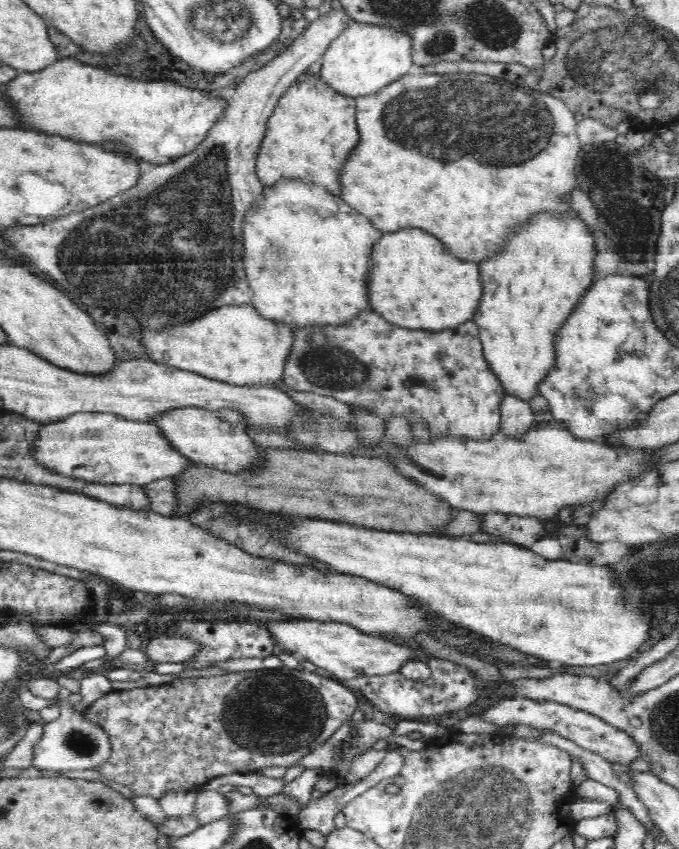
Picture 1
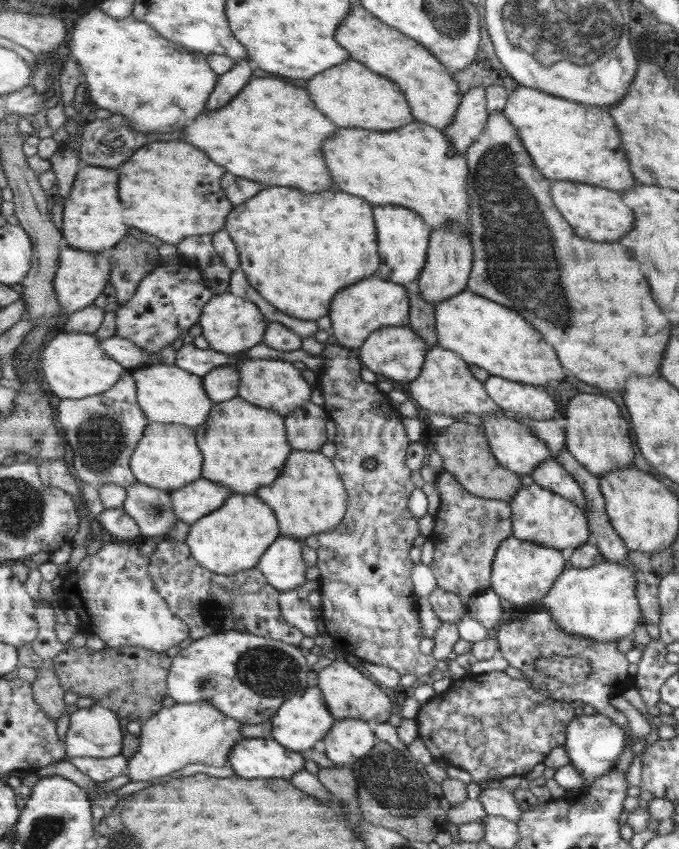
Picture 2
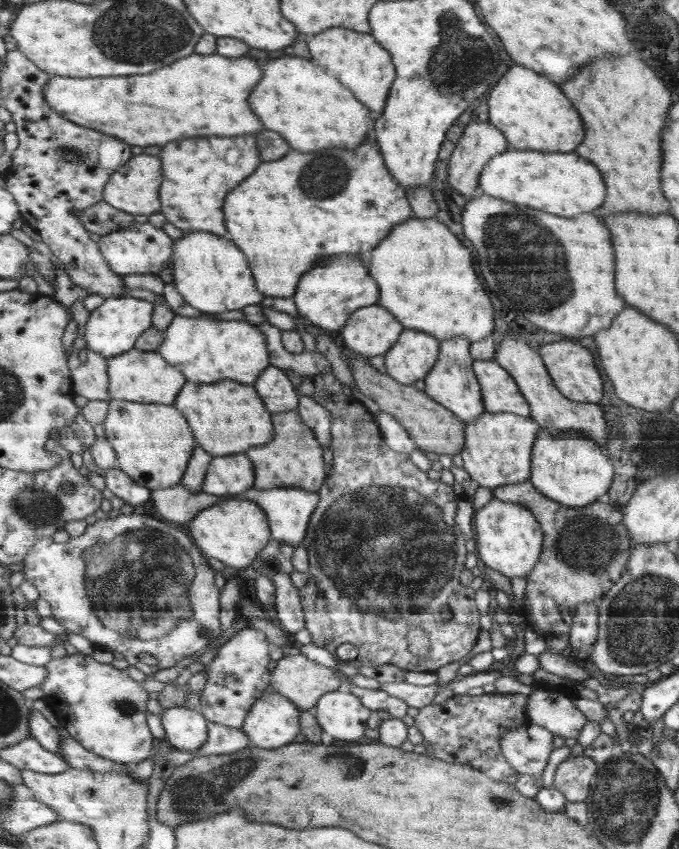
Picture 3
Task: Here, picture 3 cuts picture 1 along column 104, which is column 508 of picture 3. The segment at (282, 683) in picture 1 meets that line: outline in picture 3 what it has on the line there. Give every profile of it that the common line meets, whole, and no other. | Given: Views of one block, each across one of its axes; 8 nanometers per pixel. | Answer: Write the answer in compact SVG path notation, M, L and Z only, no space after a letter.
M496 692L475 696L468 693L454 695L443 703L430 703L419 709L413 725L424 736L422 744L426 748L426 755L448 763L471 765L494 781L506 782L517 772L503 756L500 744L505 732L528 723L529 701L531 699L524 695L504 696Z

